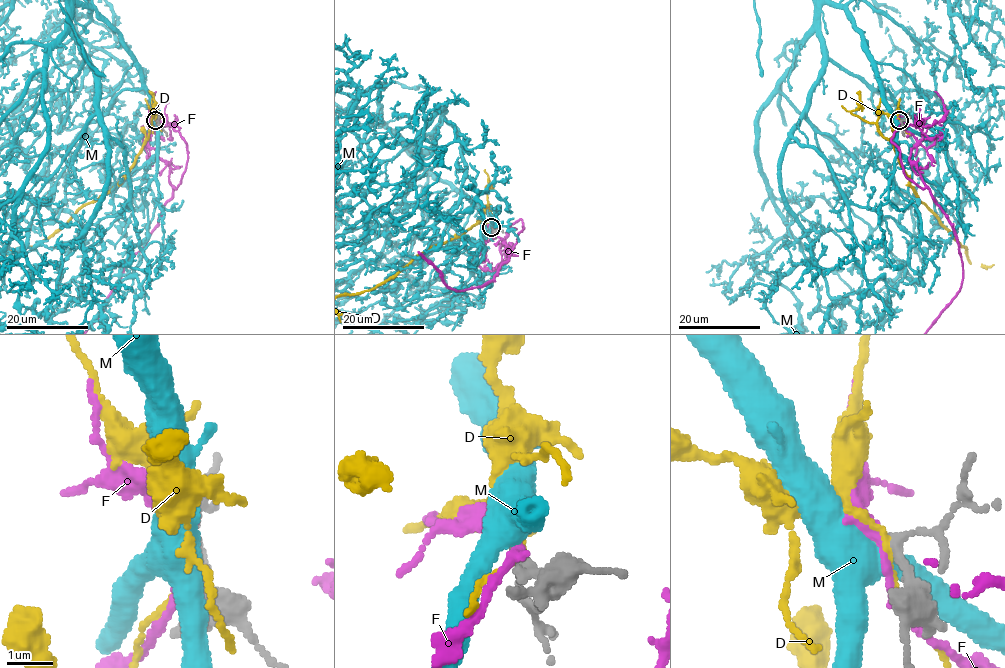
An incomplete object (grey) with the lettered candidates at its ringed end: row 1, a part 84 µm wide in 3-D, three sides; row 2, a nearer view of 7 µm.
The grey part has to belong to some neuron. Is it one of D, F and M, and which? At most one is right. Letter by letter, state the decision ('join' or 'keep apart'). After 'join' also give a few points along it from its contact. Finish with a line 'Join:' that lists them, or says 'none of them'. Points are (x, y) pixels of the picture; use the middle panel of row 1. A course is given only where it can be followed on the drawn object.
D: keep apart
F: keep apart
M: keep apart
Join: none of them

